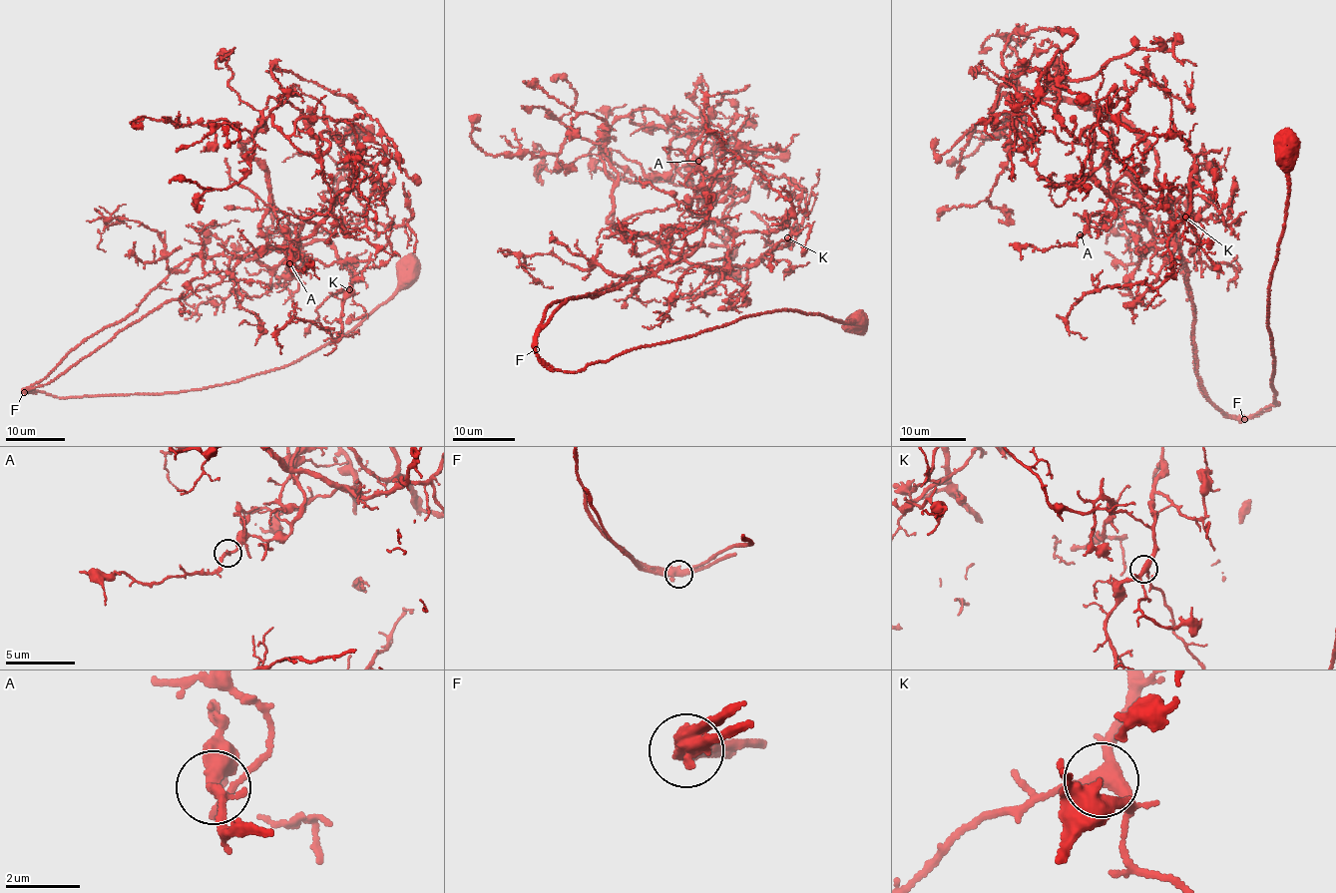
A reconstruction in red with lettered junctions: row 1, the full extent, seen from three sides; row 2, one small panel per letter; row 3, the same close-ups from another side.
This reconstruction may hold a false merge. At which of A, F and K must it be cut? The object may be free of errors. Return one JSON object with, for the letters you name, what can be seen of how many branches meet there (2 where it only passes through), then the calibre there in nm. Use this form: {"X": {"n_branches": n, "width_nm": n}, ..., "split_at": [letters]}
{"F": {"n_branches": 2, "width_nm": 440}, "split_at": ["F"]}

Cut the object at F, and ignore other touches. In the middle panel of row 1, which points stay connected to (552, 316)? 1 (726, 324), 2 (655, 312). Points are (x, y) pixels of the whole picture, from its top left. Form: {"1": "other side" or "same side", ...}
{"1": "other side", "2": "other side"}

